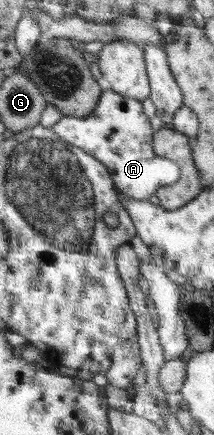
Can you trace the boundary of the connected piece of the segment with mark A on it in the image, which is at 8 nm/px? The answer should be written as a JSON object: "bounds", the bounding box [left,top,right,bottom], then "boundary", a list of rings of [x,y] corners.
{"bounds":[51,88,181,199],"boundary":[[[105,88],[93,113],[87,117],[63,116],[51,127],[63,141],[86,150],[98,158],[110,173],[114,185],[122,194],[133,199],[149,199],[160,187],[171,185],[181,177],[180,167],[170,159],[154,152],[153,129],[145,117],[141,103]]]}

